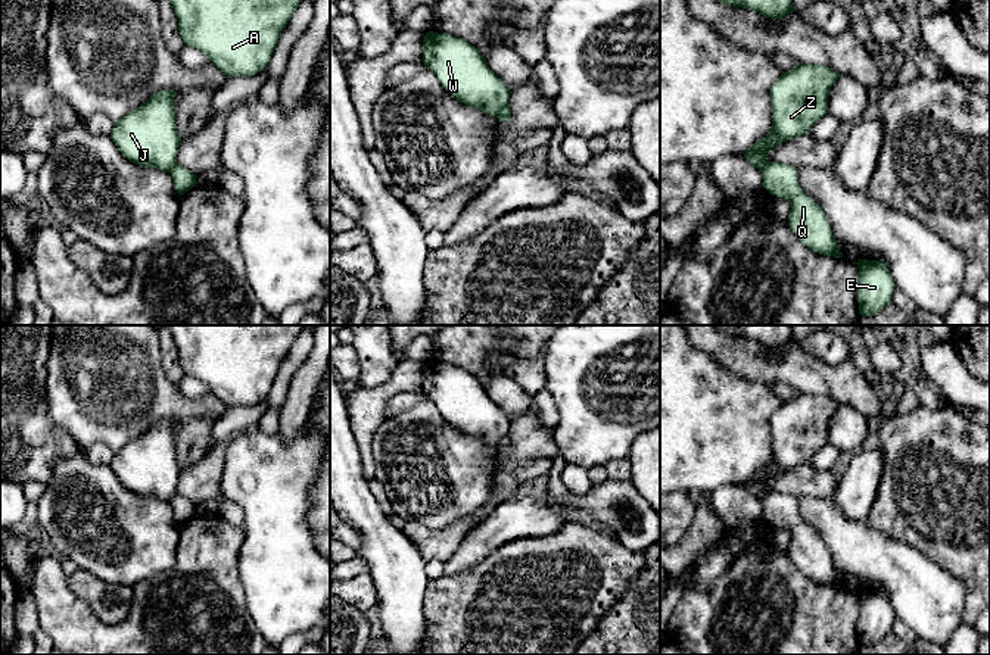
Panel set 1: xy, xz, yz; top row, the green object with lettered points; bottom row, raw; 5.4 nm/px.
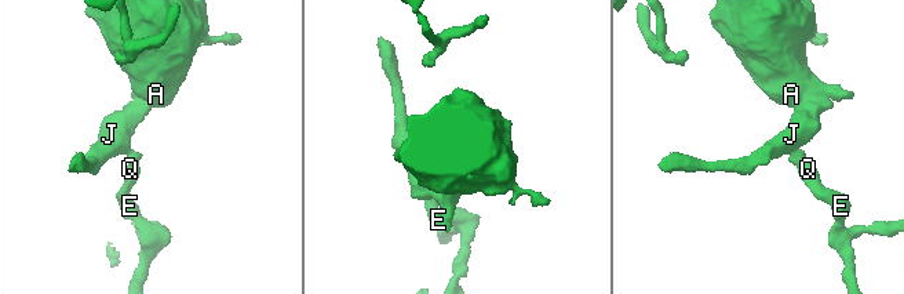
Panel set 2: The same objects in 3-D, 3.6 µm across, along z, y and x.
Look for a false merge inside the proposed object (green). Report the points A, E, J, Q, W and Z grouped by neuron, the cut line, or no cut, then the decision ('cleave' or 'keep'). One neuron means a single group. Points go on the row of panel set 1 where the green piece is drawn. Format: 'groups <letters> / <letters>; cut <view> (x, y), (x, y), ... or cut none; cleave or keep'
groups A J W Z / E Q; cut xz (507, 103), (497, 117); cleave

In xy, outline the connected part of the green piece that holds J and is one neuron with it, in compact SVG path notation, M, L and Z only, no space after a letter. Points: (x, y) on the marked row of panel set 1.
M161 90L115 122L110 138L130 162L166 172L177 165L181 138L174 97L175 91Z

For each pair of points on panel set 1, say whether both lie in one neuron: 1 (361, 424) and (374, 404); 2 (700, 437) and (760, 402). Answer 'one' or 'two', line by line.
1: one
2: one

